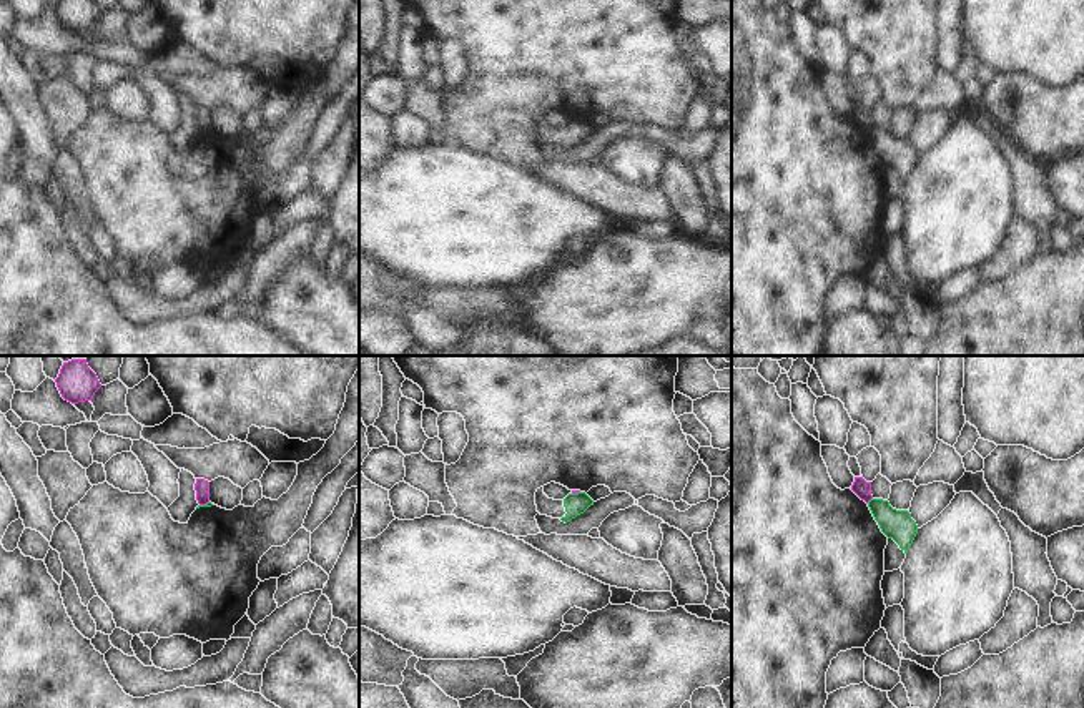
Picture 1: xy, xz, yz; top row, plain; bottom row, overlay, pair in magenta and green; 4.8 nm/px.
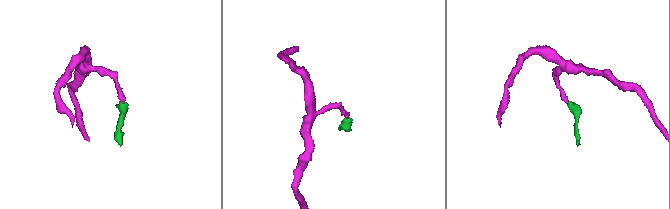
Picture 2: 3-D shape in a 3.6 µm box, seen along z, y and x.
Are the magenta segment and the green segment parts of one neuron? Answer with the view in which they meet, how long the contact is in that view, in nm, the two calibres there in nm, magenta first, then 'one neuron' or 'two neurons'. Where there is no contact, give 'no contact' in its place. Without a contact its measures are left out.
yz | 40 nm | 80/140 nm | two neurons

